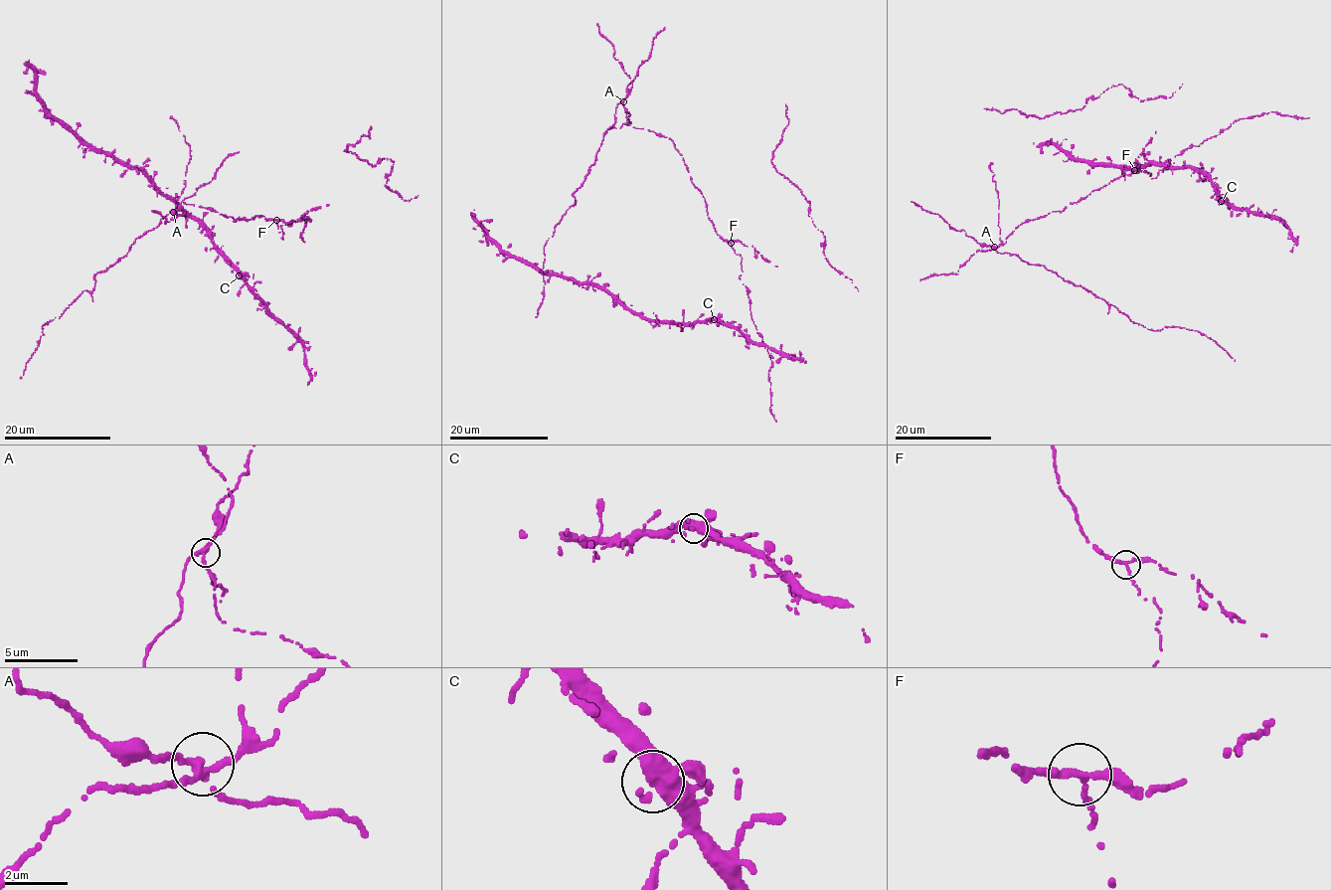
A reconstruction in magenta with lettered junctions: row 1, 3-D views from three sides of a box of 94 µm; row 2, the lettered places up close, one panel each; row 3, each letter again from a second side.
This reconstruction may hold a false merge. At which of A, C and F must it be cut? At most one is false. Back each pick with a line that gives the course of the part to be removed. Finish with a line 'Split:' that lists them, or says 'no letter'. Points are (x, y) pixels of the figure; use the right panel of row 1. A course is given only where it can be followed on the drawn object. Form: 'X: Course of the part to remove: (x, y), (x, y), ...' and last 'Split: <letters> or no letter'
A: Course of the part to remove: (994, 247), (1084, 287), (1134, 323), (1154, 330), (1198, 331), (1235, 361)
Split: A

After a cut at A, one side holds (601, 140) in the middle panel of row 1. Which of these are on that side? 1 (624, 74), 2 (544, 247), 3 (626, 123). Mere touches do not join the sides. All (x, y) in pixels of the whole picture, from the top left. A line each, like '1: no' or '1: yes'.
1: no
2: yes
3: no

